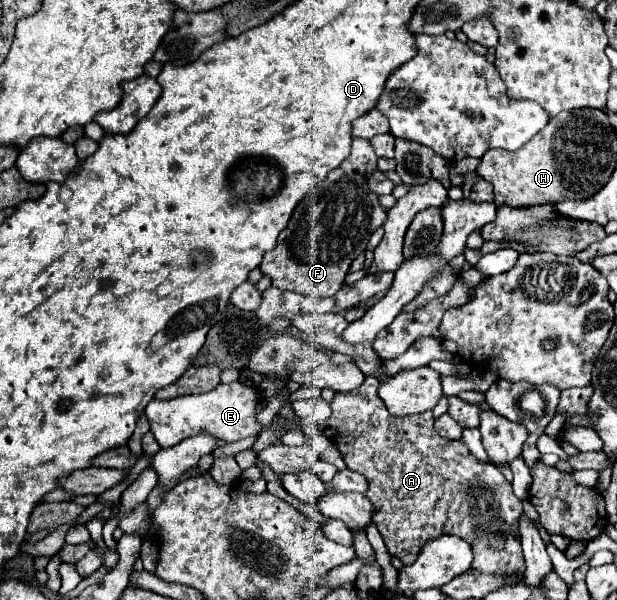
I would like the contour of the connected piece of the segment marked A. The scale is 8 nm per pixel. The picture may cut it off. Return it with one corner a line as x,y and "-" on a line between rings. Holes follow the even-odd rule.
368,376
360,388
352,392
336,394
334,400
330,402
332,414
322,426
300,416
296,416
296,420
290,420
278,414
282,430
298,428
304,436
312,436
314,430
320,430
324,432
326,438
336,442
336,448
340,450
346,466
368,478
370,490
366,496
374,504
376,528
380,530
388,552
392,556
398,556
404,562
404,566
410,566
418,558
422,546
428,540
438,538
442,534
454,534
468,540
468,544
472,546
472,552
474,552
474,560
470,566
472,570
506,576
518,582
524,574
524,558
522,558
522,546
518,536
522,502
514,496
510,482
494,464
478,462
472,456
472,452
468,452
468,446
462,440
456,442
456,440
444,440
442,436
436,436
432,412
406,416
404,420
396,420
394,416
388,416
388,410
384,408
384,404
380,404
380,398
376,396
378,386
380,386
380,380
374,376
-
510,536
516,538
516,560
504,560
502,558
504,552
500,552
502,542
506,542

